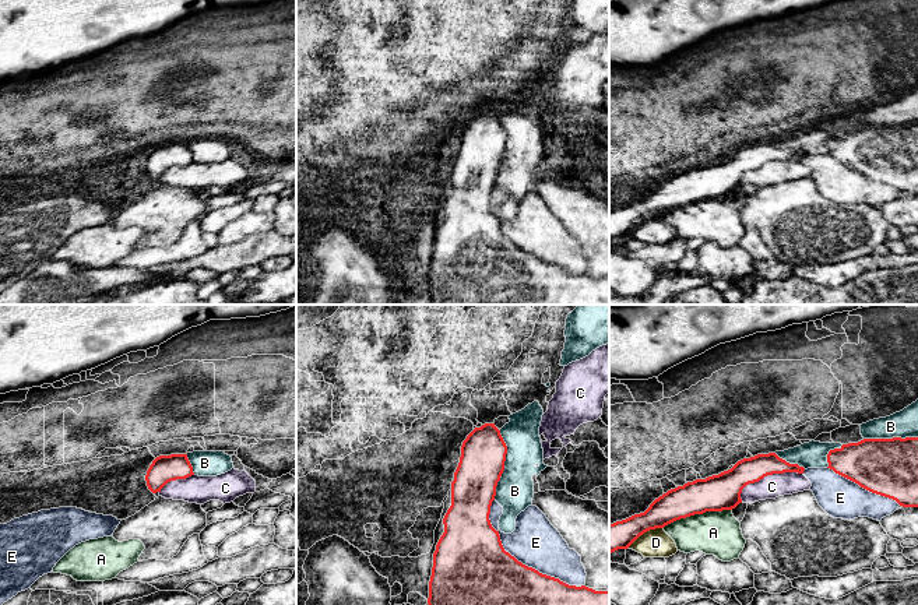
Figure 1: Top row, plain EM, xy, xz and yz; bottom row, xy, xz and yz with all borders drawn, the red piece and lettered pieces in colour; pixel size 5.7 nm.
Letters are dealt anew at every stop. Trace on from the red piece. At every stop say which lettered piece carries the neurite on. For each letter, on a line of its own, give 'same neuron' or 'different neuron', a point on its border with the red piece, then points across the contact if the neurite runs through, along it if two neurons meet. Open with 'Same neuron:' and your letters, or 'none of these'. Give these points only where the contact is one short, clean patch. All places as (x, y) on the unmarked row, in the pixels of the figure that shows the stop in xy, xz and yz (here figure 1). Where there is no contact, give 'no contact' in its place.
Same neuron: none of these
A: different neuron; contact yz (696, 200); border yz (731, 196), (695, 200), (676, 206), (662, 214)
B: different neuron; contact yz (890, 126)
C: different neuron; contact yz (767, 161)
D: different neuron; contact yz (644, 218); border yz (662, 214), (644, 218), (628, 234)
E: different neuron; contact xz (513, 243)

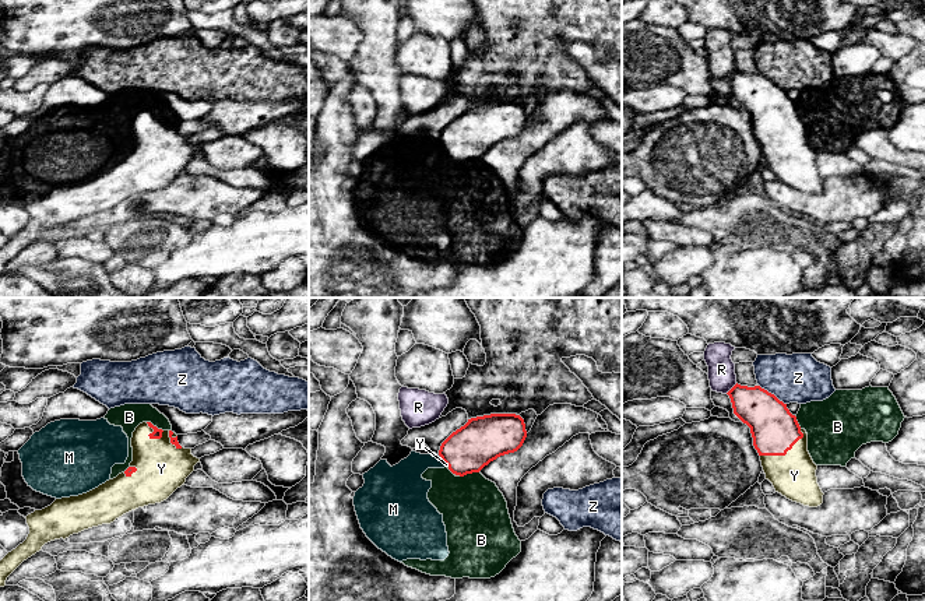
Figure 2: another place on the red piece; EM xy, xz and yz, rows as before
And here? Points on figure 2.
Same neuron: Y
B: different neuron; contact xz (468, 160)
M: different neuron; contact xz (442, 146); border xz (438, 141), (446, 150)
R: different neuron; contact yz (732, 74)
Y: same neuron; contact yz (783, 141)
Z: different neuron; contact yz (773, 81)

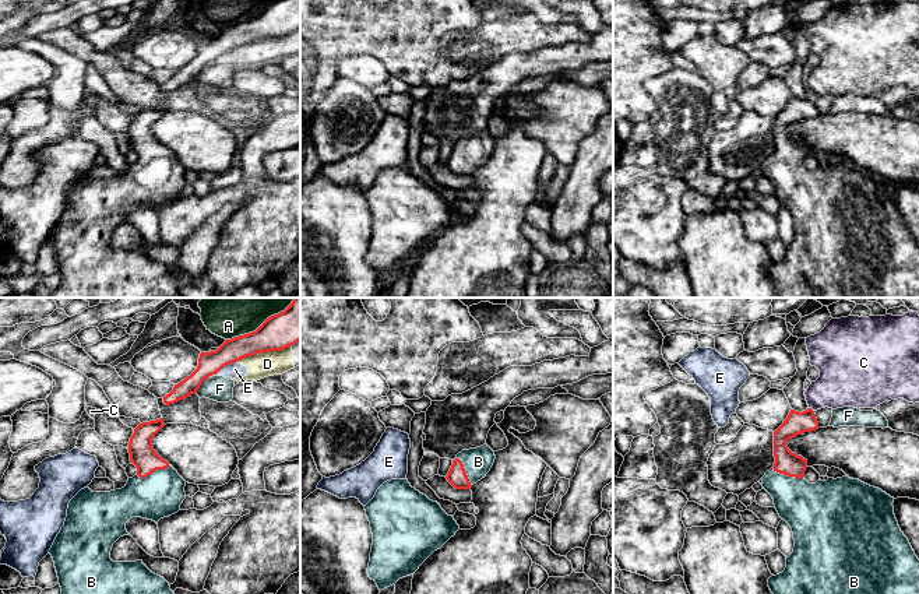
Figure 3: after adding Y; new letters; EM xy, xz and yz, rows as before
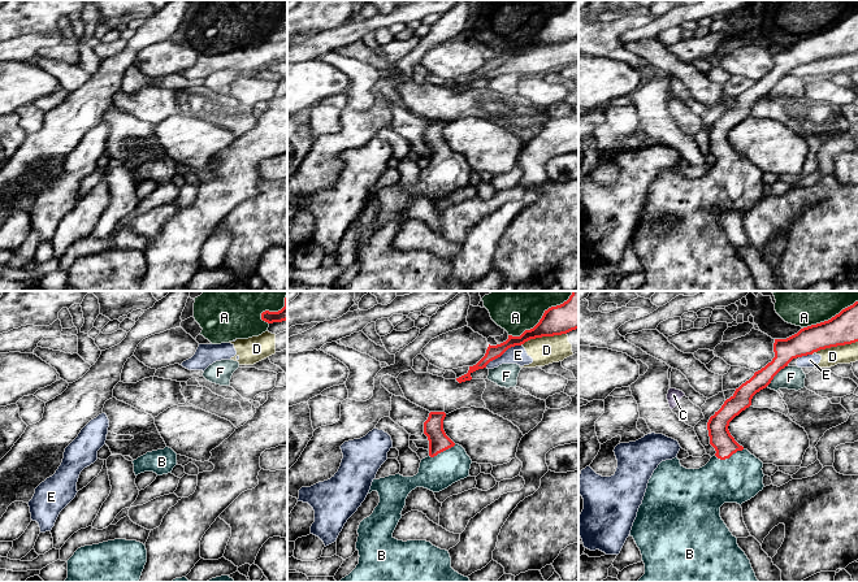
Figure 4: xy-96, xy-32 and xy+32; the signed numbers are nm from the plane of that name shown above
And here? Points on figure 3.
Same neuron: B
A: different neuron; contact xy (253, 18)
B: same neuron; contact xz (465, 158); way xz (457, 162), (465, 158), (478, 148)
C: different neuron; contact yz (812, 97)
D: different neuron; contact xy (263, 38); border xy (291, 32), (282, 37), (261, 38), (236, 48)
E: different neuron; contact xy (226, 51); border xy (236, 48), (224, 52), (217, 59)
F: different neuron; contact xy (200, 71); border xy (207, 64), (194, 80)

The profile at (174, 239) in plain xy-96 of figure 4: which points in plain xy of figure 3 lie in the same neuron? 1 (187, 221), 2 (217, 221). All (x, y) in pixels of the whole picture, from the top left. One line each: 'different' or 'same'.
1: different
2: same

